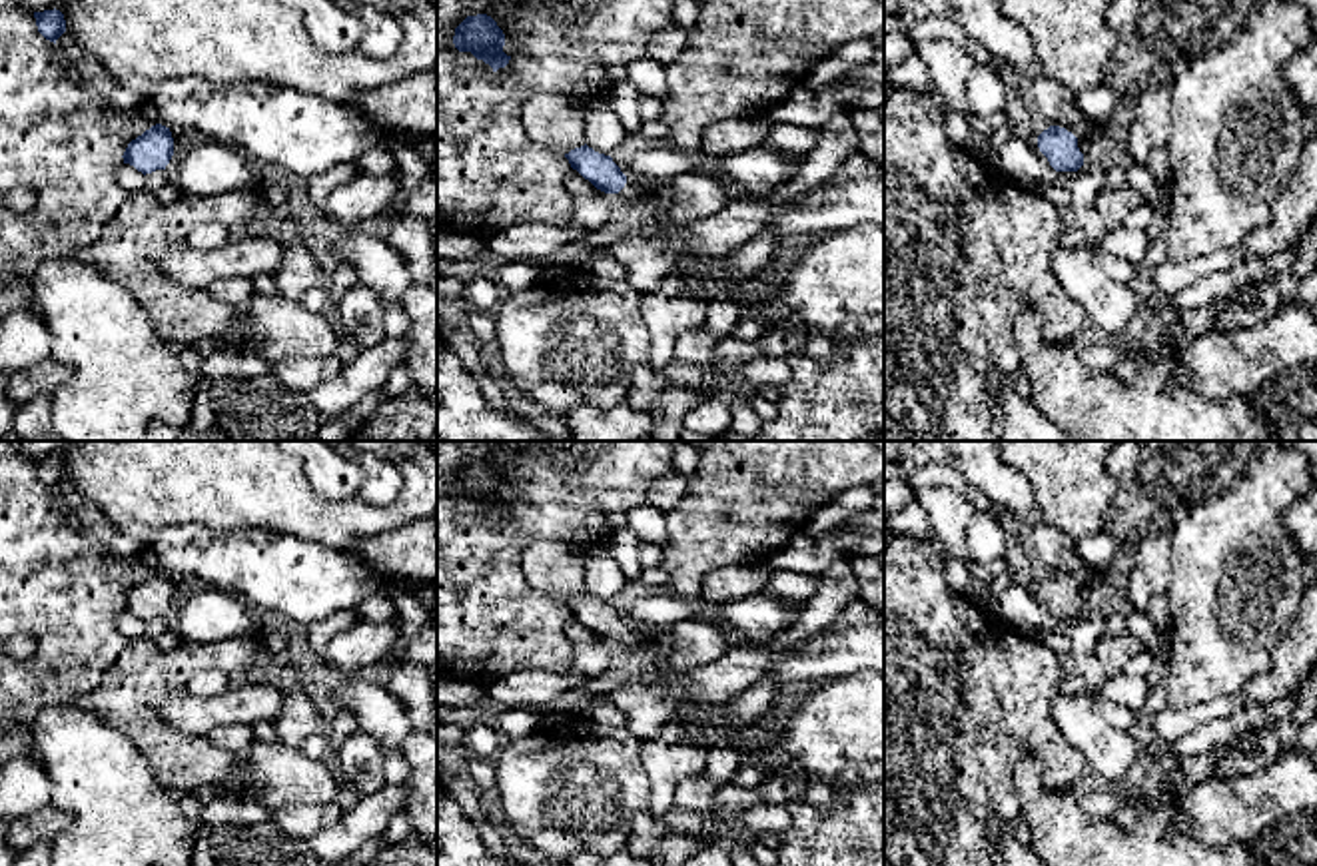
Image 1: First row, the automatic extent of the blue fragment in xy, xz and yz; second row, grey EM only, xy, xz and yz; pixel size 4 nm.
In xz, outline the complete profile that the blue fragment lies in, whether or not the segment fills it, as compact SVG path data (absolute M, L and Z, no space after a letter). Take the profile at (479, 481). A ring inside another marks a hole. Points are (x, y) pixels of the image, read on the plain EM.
M487 461L467 463L453 483L453 491L459 499L471 499L477 507L483 507L497 519L511 507L503 499L505 481L497 469Z

